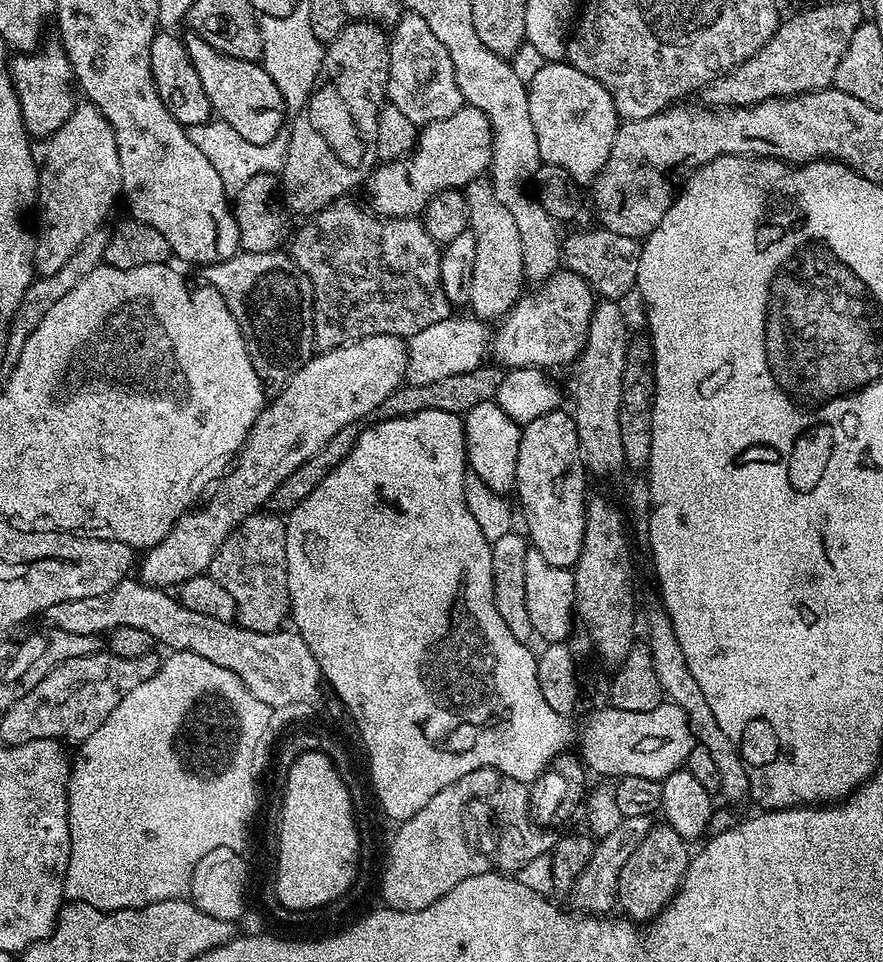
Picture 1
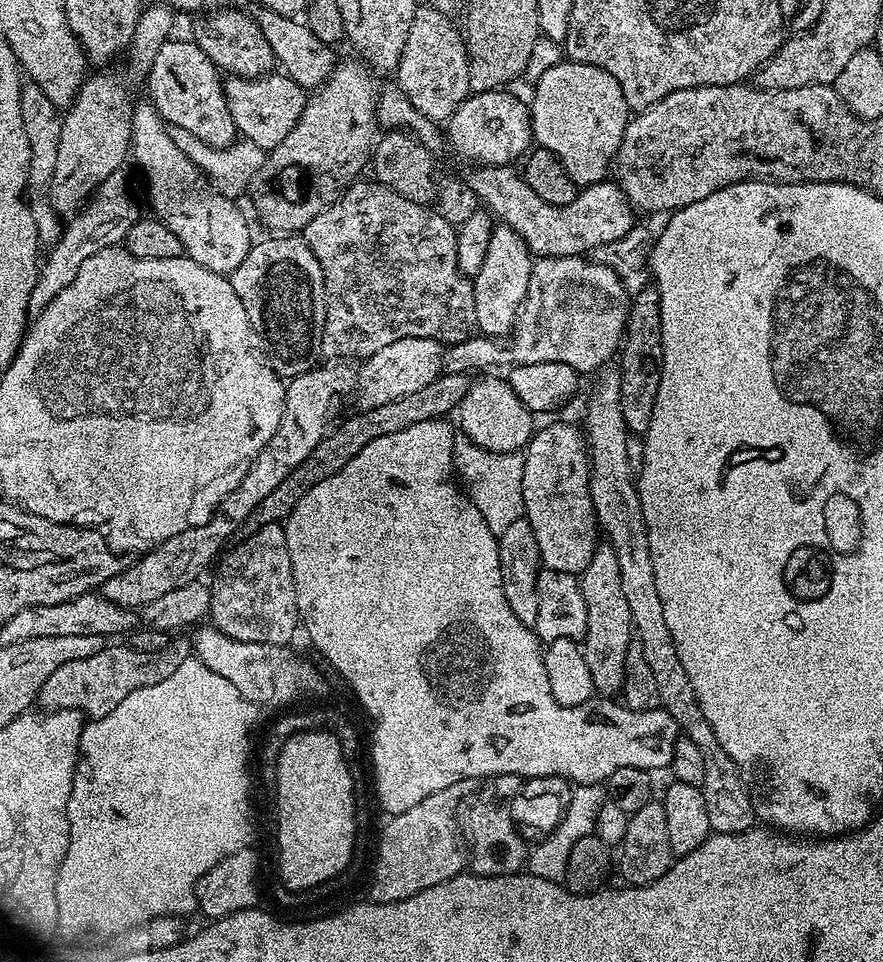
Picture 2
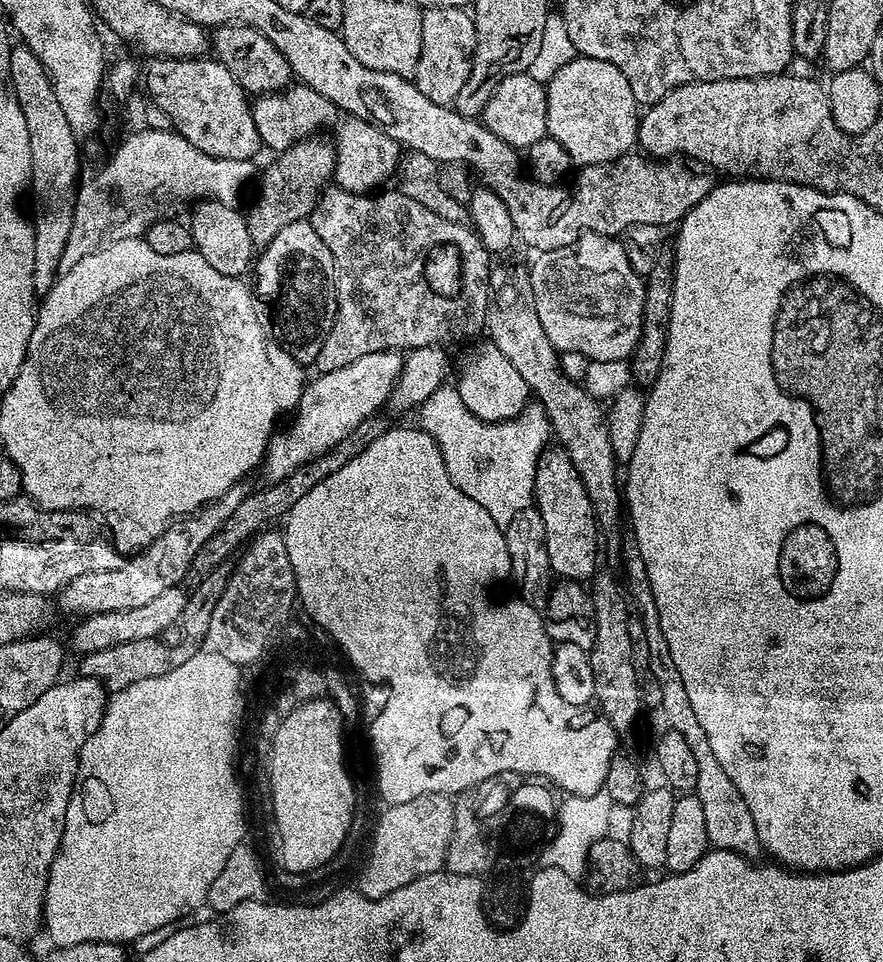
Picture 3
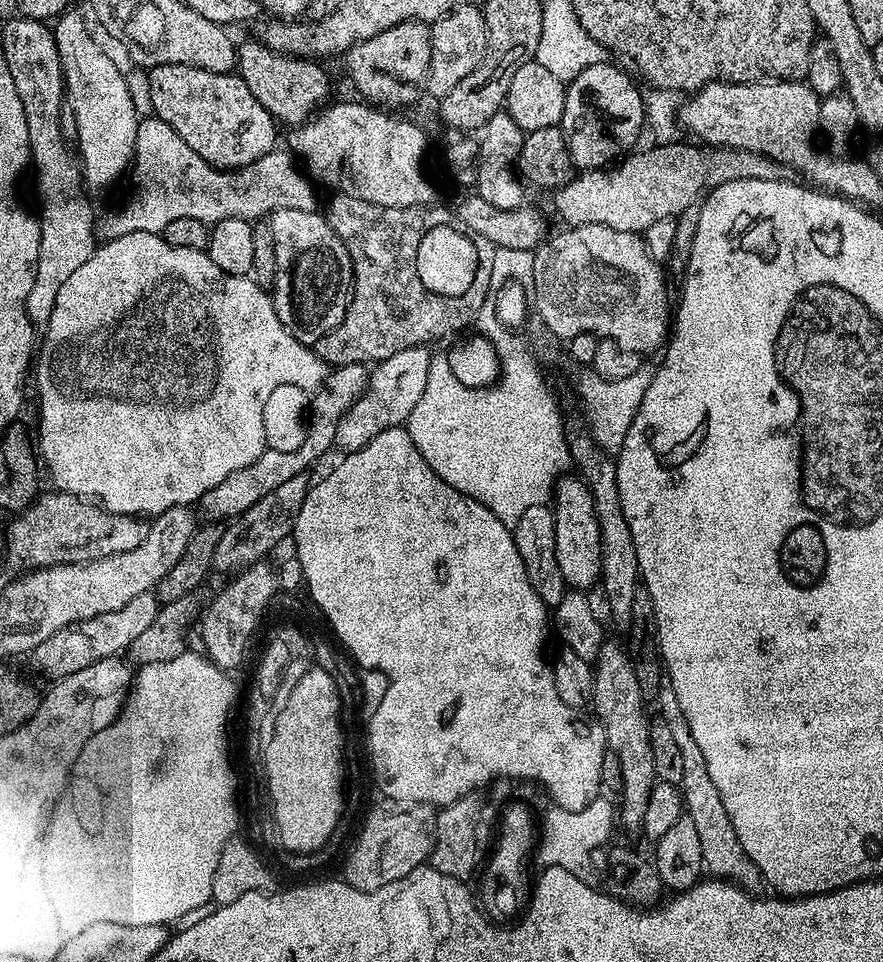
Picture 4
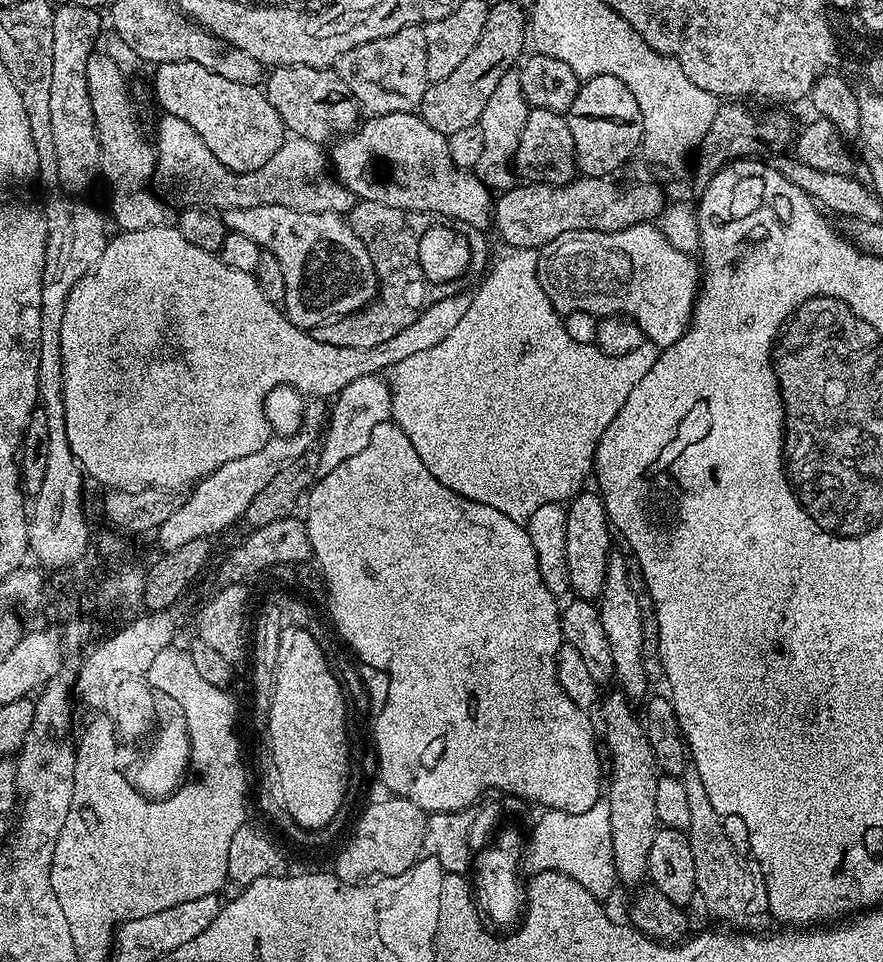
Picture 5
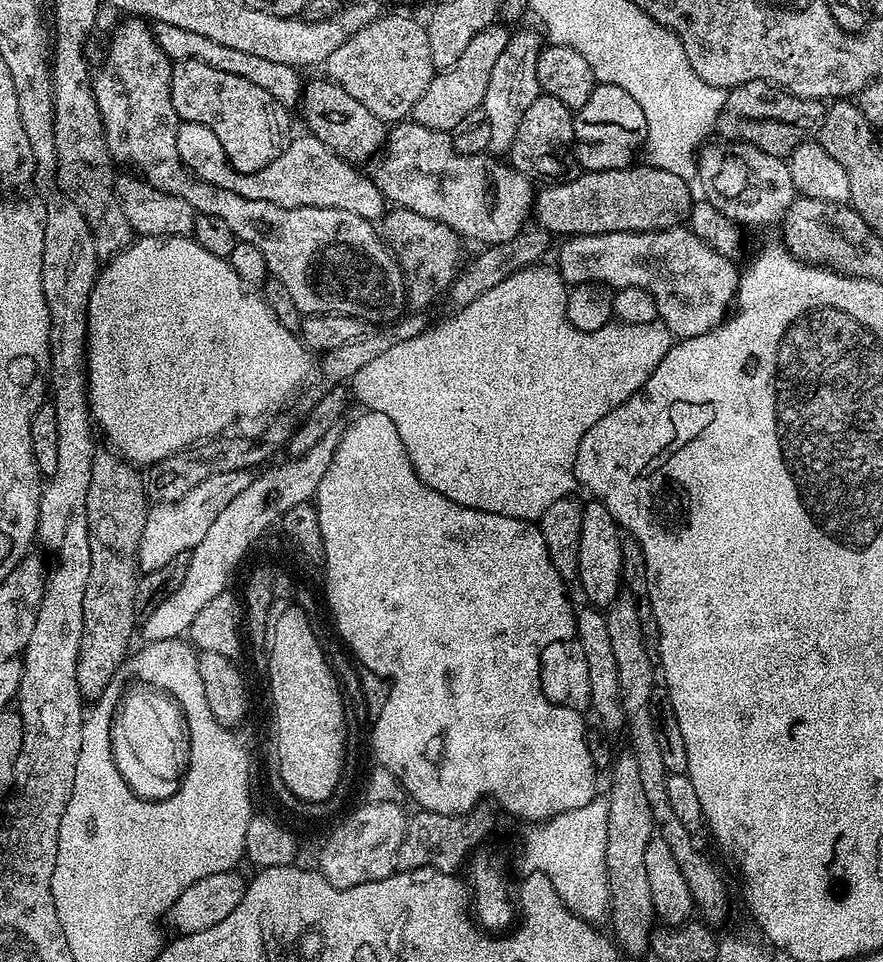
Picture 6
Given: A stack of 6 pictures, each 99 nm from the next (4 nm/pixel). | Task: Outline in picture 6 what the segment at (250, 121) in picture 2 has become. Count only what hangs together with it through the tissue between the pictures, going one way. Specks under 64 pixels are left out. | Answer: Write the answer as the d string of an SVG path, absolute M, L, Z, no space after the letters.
M400 122L395 125L396 128L387 133L386 143L382 149L382 155L379 157L380 165L377 166L376 172L374 171L374 179L377 186L380 188L380 193L383 194L385 201L396 203L395 207L400 210L407 210L414 214L422 214L422 218L430 218L431 220L438 221L439 224L450 226L461 238L465 241L477 240L480 246L487 246L489 244L501 244L510 238L514 238L518 233L525 231L526 225L524 224L534 212L534 184L529 177L523 176L522 173L516 171L511 163L504 162L499 164L497 157L492 154L485 154L483 156L463 156L454 150L452 145L452 137L449 133L439 132L438 130L430 130L430 126L422 126L415 122Z

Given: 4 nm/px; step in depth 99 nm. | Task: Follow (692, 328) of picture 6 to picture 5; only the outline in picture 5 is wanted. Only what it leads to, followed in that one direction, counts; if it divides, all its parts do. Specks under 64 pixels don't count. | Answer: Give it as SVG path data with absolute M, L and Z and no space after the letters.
M655 223L635 224L629 228L623 228L617 232L591 232L590 230L578 230L577 232L567 232L558 238L554 238L549 244L545 244L542 249L542 262L537 263L536 272L542 282L542 290L546 290L546 296L554 306L554 310L561 314L569 312L588 312L591 316L603 318L605 316L626 316L636 321L637 326L643 330L647 343L656 345L657 349L668 348L678 338L682 338L688 331L692 323L692 313L696 311L696 298L702 283L702 268L699 263L692 261L693 257L687 252L678 250L666 242L664 235L660 233L659 227Z

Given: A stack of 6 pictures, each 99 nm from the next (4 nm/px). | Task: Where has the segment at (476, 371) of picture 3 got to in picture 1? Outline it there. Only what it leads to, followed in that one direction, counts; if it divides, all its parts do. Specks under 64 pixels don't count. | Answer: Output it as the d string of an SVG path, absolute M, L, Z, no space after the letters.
M497 401L479 403L463 415L465 459L469 469L478 474L492 492L508 494L515 489L521 425L514 423Z

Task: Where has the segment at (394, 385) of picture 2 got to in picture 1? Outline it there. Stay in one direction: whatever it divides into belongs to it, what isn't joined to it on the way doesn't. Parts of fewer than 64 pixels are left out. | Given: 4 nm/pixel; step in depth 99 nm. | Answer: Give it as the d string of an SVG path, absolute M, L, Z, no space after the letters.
M455 316L442 322L434 322L434 326L426 326L426 330L418 330L418 334L407 337L407 383L438 382L438 378L450 378L450 374L469 372L485 363L493 337L489 325L483 320L463 320L462 317Z

